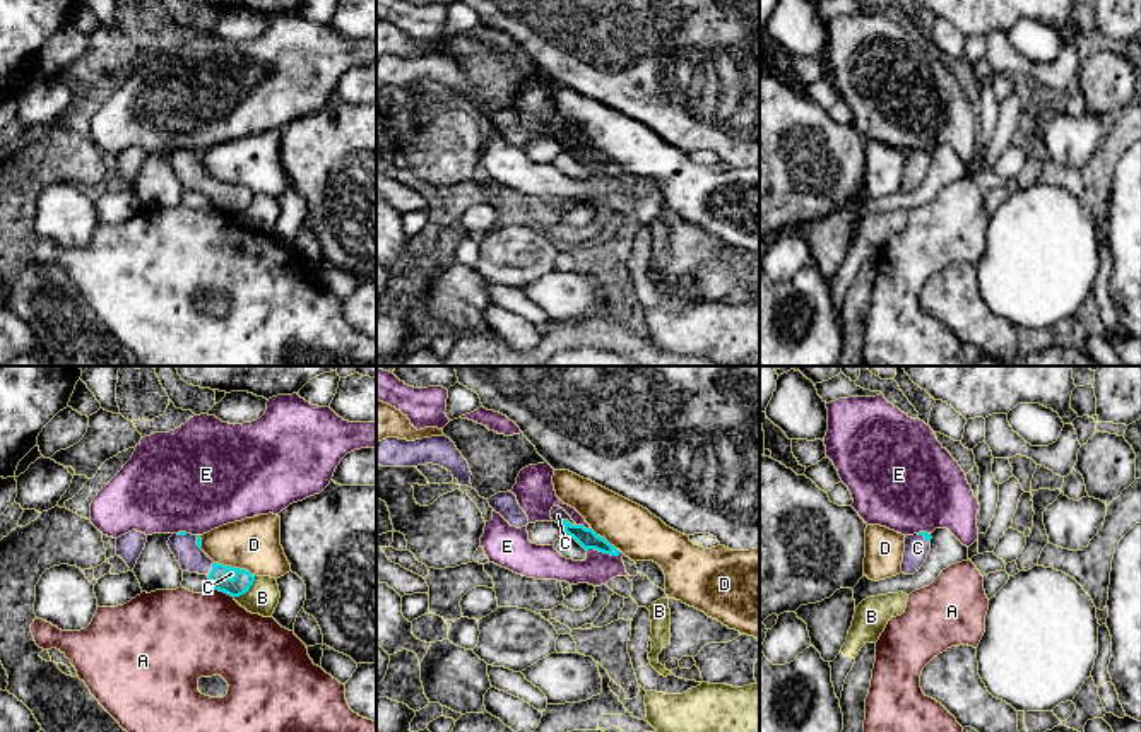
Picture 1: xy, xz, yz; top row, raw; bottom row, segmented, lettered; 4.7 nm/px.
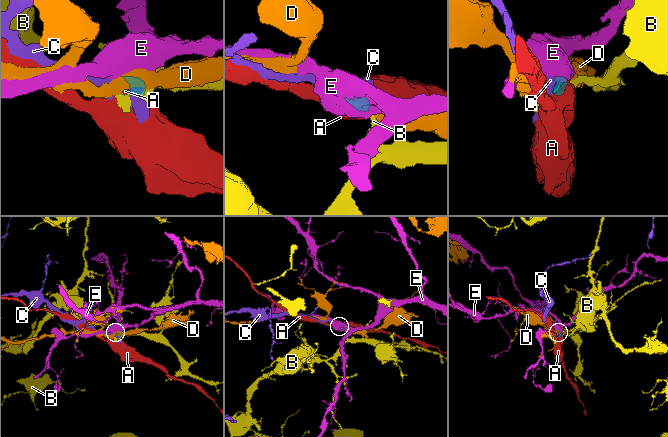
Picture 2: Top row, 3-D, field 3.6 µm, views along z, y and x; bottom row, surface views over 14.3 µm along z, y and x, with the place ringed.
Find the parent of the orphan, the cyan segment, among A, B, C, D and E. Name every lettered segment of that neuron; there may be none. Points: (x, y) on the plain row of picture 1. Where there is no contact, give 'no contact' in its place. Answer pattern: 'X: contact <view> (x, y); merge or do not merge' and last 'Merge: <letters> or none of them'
A: contact xy (223, 207); do not merge
B: contact xy (247, 207); do not merge
C: contact xz (568, 139); merge
D: contact xy (235, 185); do not merge
E: contact xz (604, 170); do not merge
Merge: C

